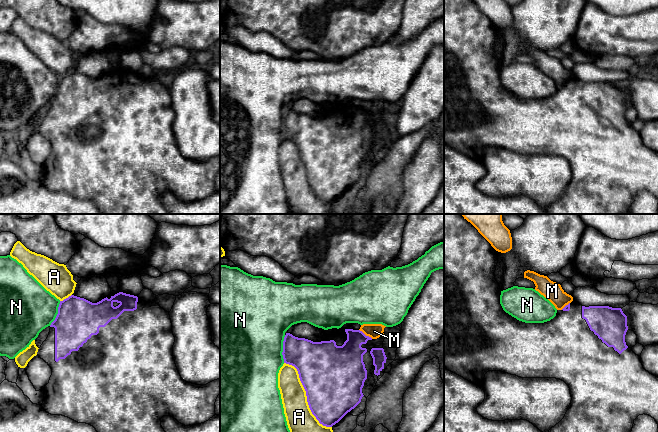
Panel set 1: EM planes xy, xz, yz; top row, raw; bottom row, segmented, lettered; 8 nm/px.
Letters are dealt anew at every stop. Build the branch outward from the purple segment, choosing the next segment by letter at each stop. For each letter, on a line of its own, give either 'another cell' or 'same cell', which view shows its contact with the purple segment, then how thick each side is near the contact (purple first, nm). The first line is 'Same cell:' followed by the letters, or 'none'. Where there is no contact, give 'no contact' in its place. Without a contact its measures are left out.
Same cell: none
A: another cell | xz | 480/240 nm
M: another cell | xz | 260/120 nm
N: another cell | xz | 300/480 nm

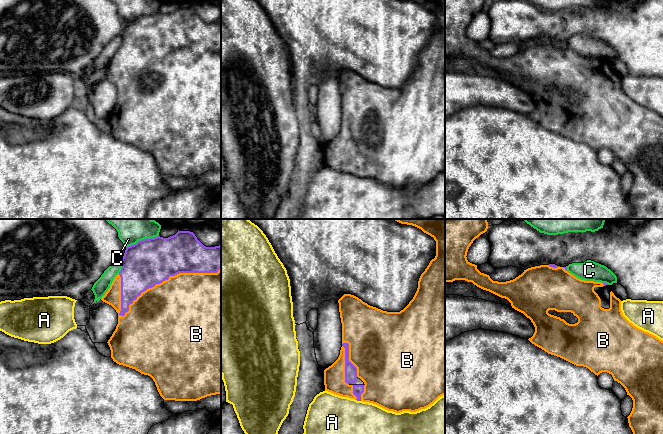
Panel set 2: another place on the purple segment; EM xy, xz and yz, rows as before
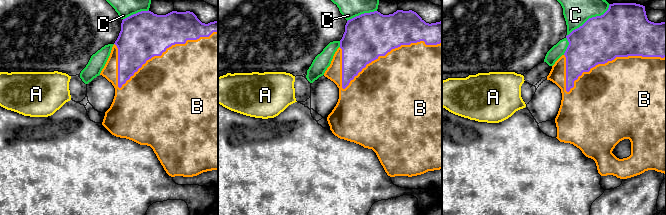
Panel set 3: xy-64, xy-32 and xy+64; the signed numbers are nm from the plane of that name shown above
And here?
Same cell: B
A: another cell | xz | 80/500 nm
B: same cell | xy | 360/500 nm
C: another cell | xy | 360/170 nm

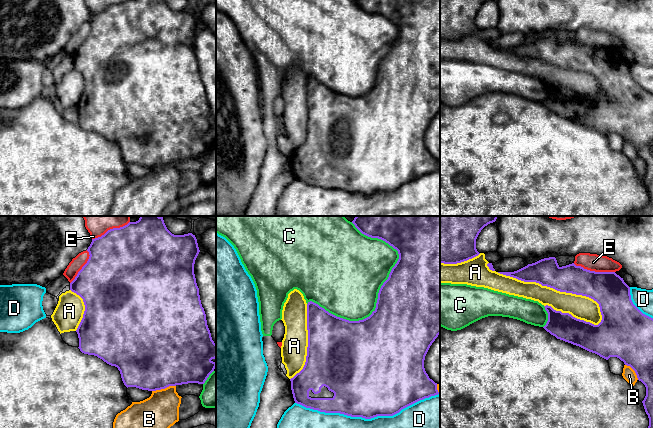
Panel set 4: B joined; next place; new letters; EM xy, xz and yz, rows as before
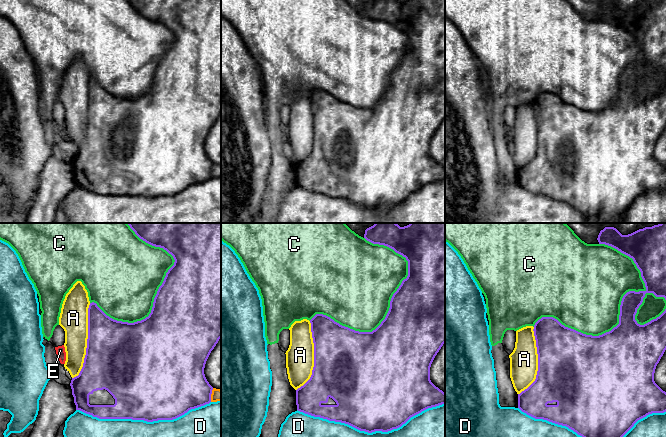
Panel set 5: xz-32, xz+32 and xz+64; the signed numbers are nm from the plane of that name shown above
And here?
Same cell: none
A: another cell | yz | 220/190 nm
B: another cell | xy | 500/320 nm
C: another cell | xz | 500/440 nm
D: another cell | xz | 480/380 nm
E: another cell | yz | 280/140 nm

